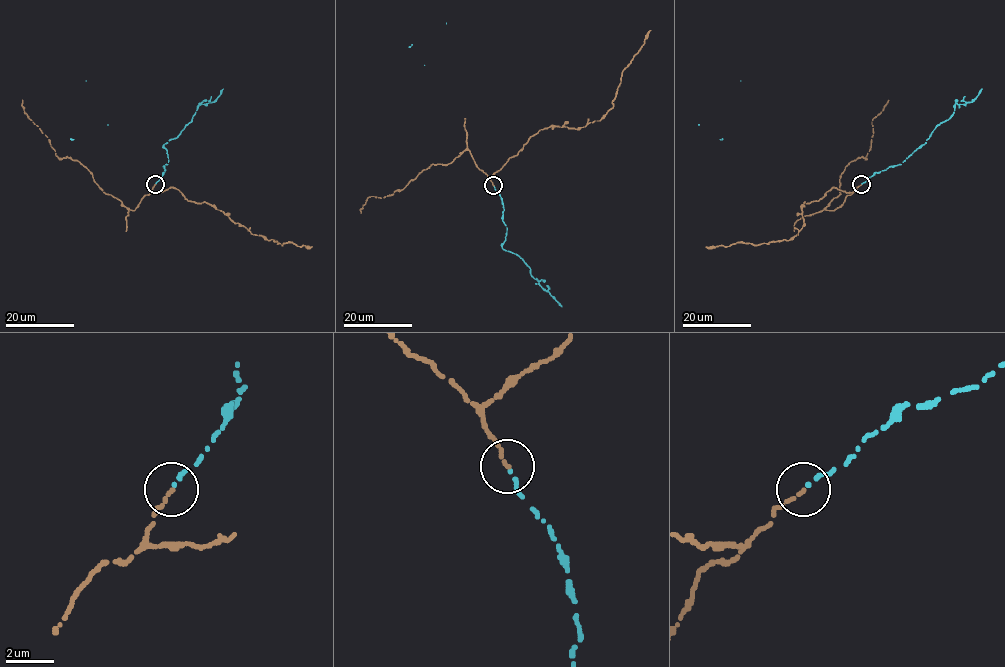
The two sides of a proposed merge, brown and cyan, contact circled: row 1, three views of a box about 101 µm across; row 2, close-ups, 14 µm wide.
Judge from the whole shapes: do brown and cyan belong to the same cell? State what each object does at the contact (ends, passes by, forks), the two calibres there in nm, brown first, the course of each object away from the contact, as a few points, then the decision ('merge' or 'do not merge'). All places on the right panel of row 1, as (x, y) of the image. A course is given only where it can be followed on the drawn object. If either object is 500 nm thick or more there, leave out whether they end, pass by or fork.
brown ends | cyan ends | 140/160 nm | brown via (861, 184), (851, 193), (832, 187), (819, 200), (805, 202), (804, 223), (789, 240), (705, 247) | cyan via (861, 184), (876, 172), (901, 164), (923, 145), (938, 125), (951, 116), (956, 103), (971, 102), (981, 89) | merge

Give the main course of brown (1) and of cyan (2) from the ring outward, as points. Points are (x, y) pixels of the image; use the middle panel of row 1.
1: (493, 185), (491, 176), (541, 129), (579, 128), (598, 121), (613, 106), (622, 70), (650, 30)
2: (494, 186), (502, 201), (502, 221), (507, 231), (502, 248), (522, 259), (531, 275), (562, 306)

